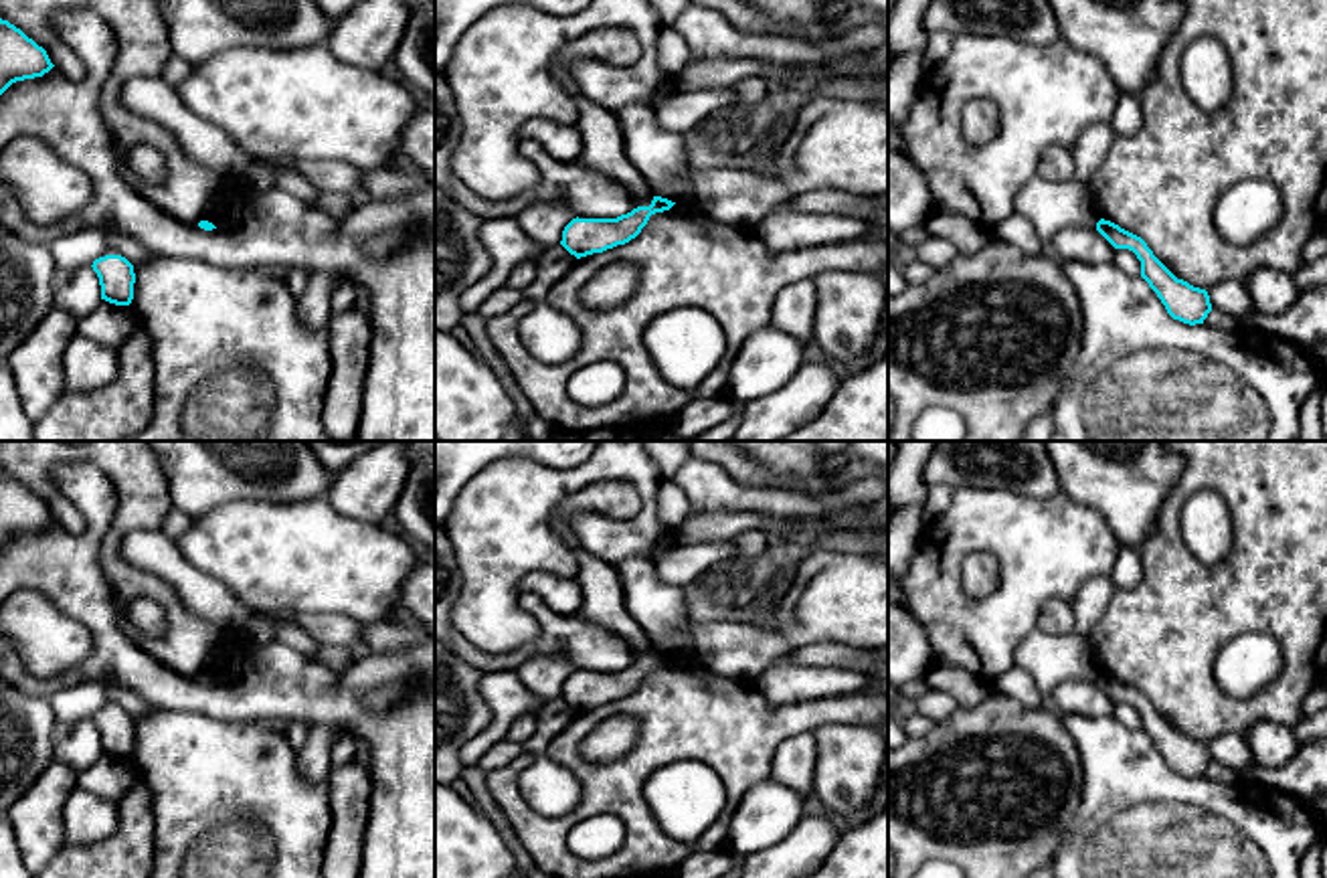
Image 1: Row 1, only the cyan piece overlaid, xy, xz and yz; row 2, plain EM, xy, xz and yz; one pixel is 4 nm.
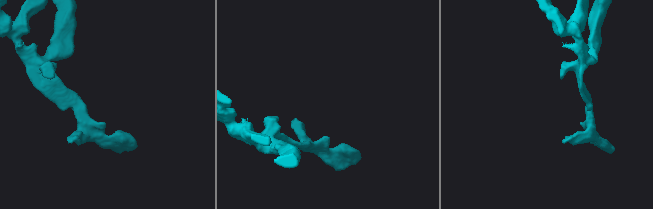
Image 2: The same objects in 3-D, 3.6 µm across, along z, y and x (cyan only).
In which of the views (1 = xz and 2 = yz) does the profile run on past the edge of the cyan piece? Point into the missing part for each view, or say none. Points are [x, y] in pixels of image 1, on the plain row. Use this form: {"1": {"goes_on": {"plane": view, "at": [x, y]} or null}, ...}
{"1": {"goes_on": null}, "2": {"goes_on": null}}

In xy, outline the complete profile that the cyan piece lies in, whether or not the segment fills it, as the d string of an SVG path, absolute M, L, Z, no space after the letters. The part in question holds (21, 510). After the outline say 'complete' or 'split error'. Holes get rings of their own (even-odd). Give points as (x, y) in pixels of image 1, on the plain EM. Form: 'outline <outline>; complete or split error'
outline M0 471L0 548L12 536L42 530L53 520L42 500Z; complete

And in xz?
outline M653 649L649 660L637 660L617 672L572 672L564 684L560 698L577 712L603 706L635 692L655 666L670 664L676 655Z; complete

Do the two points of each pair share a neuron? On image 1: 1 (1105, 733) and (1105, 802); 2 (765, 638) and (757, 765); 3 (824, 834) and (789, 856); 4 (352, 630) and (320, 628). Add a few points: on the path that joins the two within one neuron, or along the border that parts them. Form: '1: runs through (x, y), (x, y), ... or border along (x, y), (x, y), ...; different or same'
1: runs through (1105, 749), (1105, 785); same
2: border along (704, 670), (751, 684); different
3: runs through (816, 836), (798, 854); same
4: runs through (344, 630), (328, 630); same

